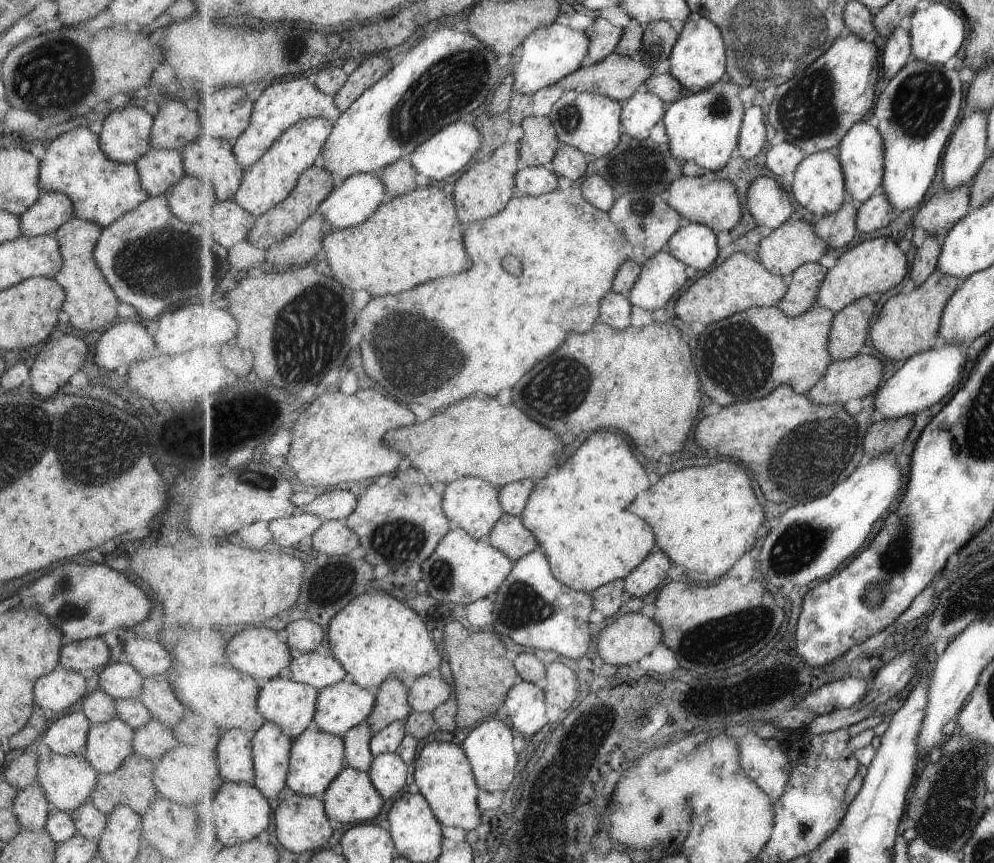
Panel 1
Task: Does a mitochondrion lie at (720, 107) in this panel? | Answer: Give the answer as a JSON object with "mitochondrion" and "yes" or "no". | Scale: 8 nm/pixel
{"mitochondrion":"yes"}

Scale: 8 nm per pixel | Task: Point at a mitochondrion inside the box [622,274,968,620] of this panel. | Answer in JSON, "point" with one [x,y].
{"point":[745,363]}

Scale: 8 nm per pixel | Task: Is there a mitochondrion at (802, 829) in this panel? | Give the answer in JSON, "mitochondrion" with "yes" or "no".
{"mitochondrion":"yes"}

